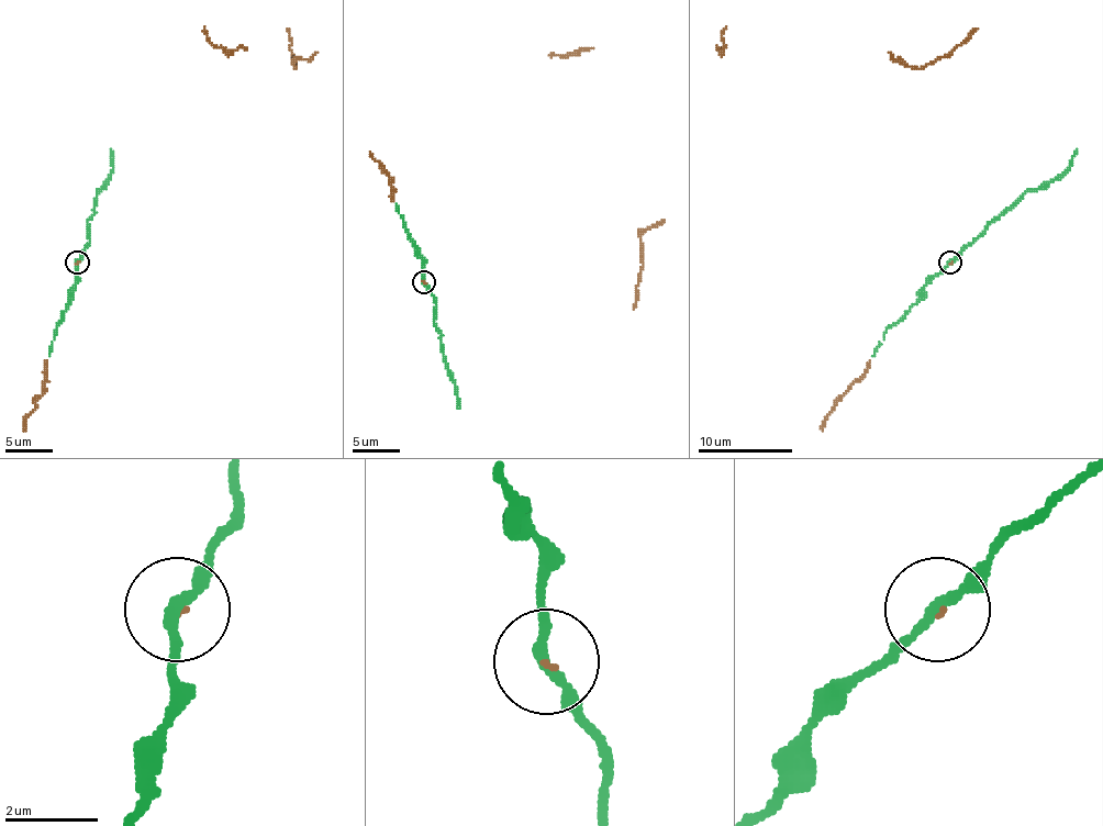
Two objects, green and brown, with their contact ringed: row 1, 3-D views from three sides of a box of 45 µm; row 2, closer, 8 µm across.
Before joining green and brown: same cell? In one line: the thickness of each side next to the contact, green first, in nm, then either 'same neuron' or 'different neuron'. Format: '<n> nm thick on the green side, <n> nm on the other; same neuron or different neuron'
220 nm thick on the green side, 60 nm on the other; same neuron

